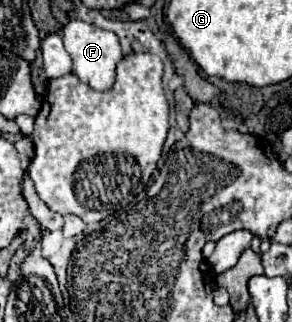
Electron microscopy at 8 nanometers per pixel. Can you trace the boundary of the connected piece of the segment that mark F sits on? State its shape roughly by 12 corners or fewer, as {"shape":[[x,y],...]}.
{"shape":[[72,18],[62,28],[72,74],[110,90],[116,34]]}

